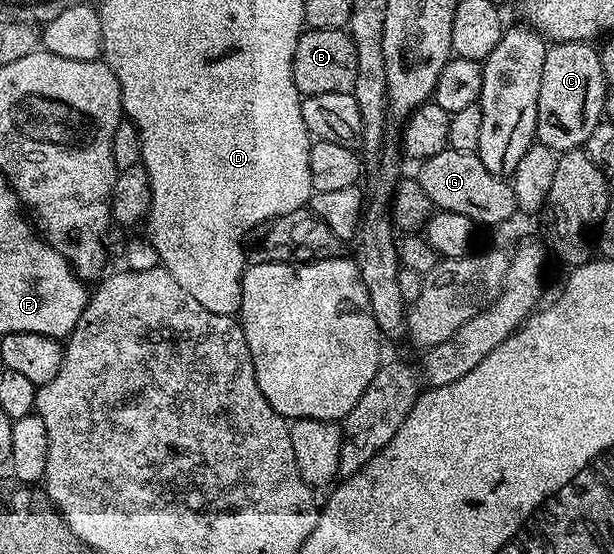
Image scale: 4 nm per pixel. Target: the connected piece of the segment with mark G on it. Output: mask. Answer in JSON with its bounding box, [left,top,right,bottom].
[415,150,518,226]

